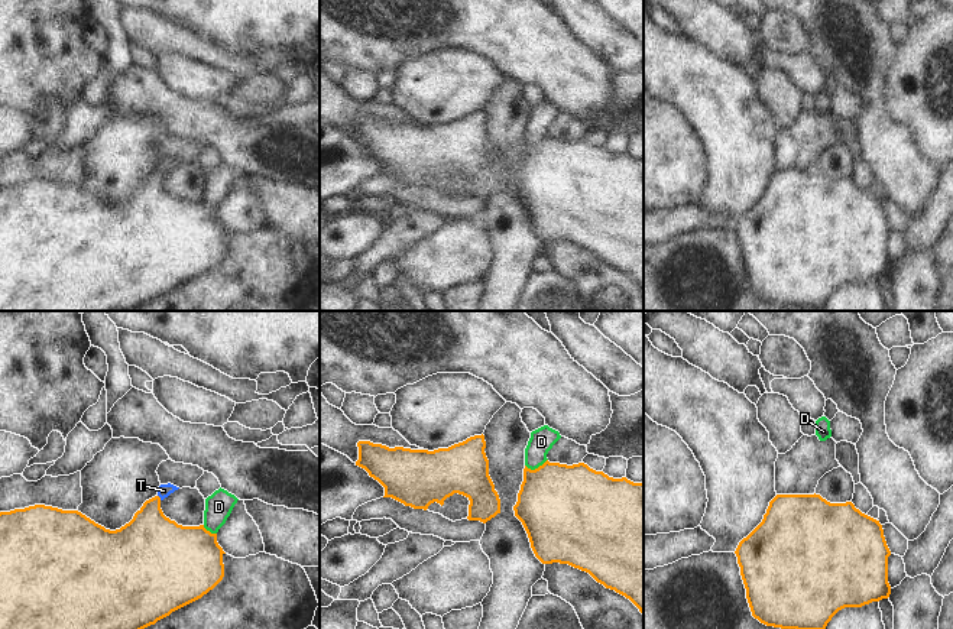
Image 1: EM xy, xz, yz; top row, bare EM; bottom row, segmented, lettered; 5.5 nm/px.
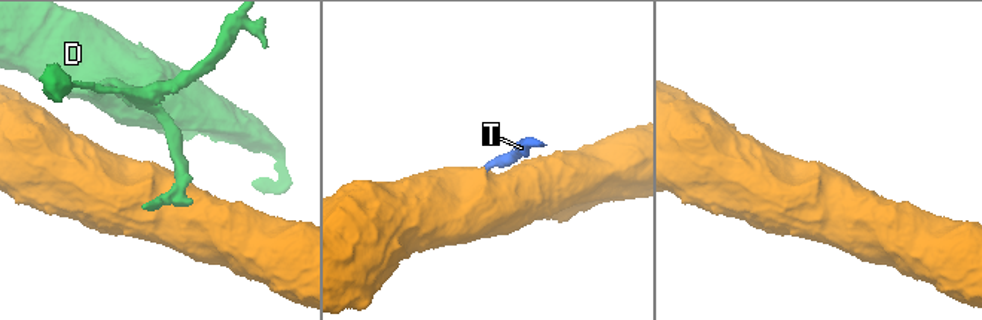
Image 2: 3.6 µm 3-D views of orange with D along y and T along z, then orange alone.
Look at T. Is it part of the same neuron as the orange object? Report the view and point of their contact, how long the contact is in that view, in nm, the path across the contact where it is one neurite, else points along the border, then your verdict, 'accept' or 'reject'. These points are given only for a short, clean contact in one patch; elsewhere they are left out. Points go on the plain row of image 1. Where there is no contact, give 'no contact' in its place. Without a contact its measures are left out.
contact xy (159, 174); length 40 nm; way xy (151, 217), (151, 184), (159, 174), (164, 167); accept

